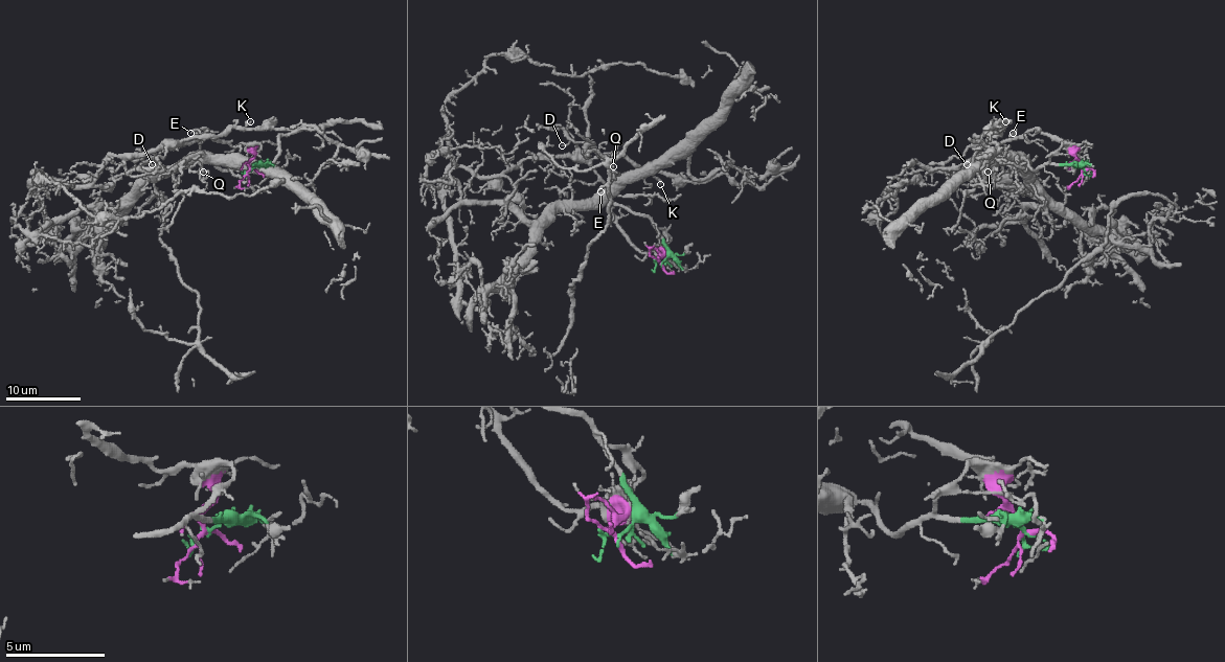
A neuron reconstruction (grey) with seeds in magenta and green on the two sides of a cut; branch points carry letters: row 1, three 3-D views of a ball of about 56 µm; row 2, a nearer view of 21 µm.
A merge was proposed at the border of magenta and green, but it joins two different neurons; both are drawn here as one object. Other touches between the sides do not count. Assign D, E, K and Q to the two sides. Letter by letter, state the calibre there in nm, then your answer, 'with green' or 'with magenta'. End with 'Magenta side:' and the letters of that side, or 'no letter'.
D: 110 nm | with green
E: 110 nm | with magenta
K: 160 nm | with magenta
Q: 120 nm | with green
Magenta side: E, K

